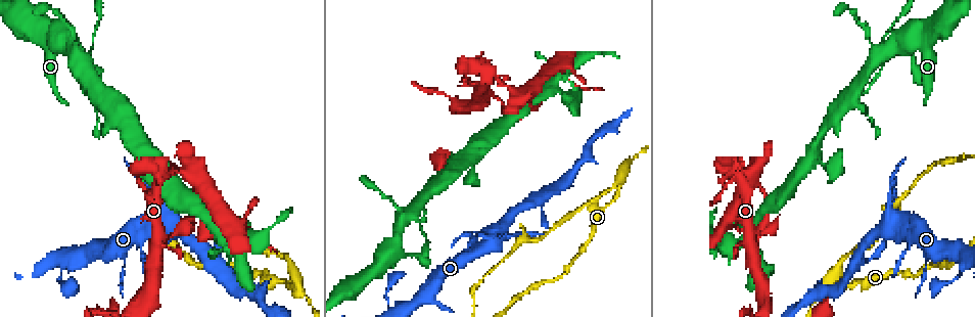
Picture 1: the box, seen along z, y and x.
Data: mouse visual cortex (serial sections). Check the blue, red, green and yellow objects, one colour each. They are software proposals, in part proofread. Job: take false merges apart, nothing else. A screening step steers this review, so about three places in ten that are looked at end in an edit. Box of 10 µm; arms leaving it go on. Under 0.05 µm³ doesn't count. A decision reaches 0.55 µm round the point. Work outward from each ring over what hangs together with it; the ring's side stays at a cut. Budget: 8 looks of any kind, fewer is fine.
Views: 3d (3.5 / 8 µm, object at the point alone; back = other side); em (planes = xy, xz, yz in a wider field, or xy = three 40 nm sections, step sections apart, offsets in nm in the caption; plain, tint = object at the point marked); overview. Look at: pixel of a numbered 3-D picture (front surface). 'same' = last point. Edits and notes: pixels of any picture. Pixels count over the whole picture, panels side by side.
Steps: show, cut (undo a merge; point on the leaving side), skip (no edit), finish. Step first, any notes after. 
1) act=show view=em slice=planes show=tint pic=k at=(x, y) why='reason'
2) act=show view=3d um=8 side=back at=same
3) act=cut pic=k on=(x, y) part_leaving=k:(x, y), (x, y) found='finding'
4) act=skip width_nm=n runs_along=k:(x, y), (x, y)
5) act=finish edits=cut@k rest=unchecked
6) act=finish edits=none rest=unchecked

act=show view=3d um=3.5 pic=1 at=(489, 232) why='abrupt turn'

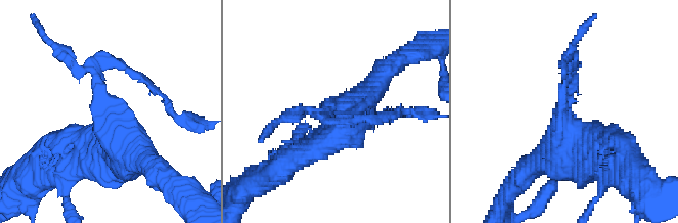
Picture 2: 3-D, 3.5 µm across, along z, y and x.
act=show view=em slice=xy step=5 show=tint pic=2 at=(562, 102) why='need the tissue'

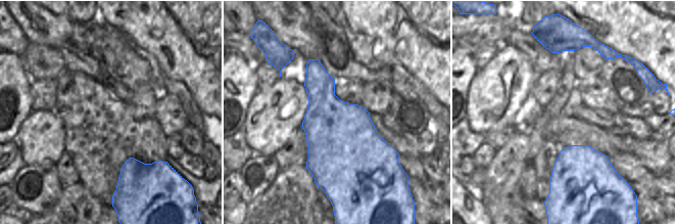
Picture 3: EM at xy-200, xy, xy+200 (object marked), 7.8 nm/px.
act=skip width_nm=550 runs_along=2:(110, 151), (97, 70), (126, 67) found='continuous, no second cell'

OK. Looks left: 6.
act=show view=3d um=3.5 pic=1 at=(488, 78) why='two arms in line, one across'

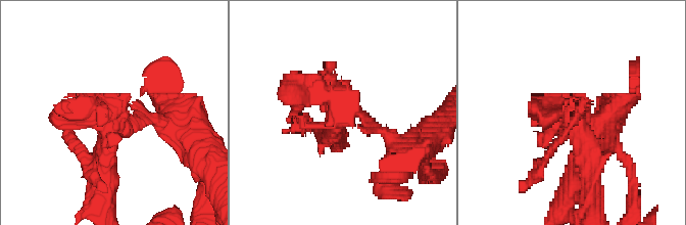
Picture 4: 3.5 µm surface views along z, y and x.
act=show view=em slice=xy step=5 show=tint pic=4 at=(116, 120) why='now the EM'

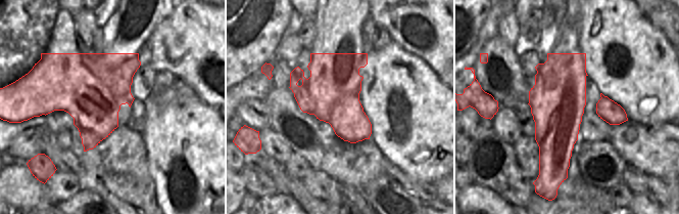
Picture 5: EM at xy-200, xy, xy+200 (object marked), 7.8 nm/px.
act=cut pic=4 on=(76, 125) border=5:(337, 71), (343, 96), (329, 122) found='a second cell is stuck on'

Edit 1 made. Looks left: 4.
act=show view=overview why='see it whole again'

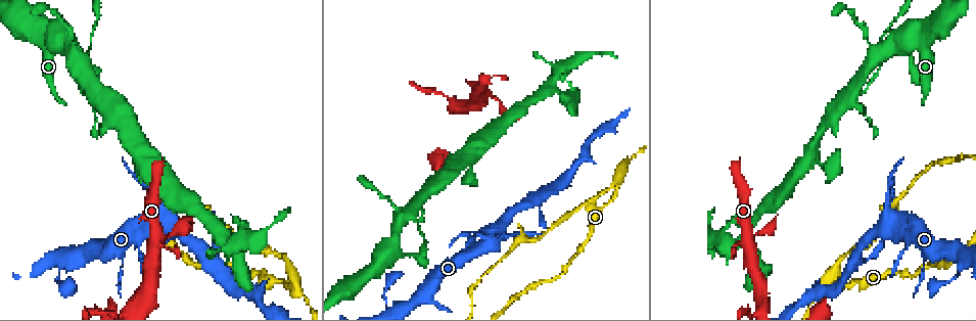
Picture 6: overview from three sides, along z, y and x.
act=show view=3d um=8 pic=6 at=(498, 99) why='sharp bend'

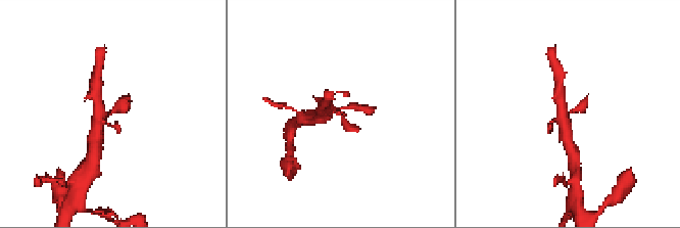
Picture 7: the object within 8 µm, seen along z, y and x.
act=show view=em slice=xy step=3 show=tint at=same

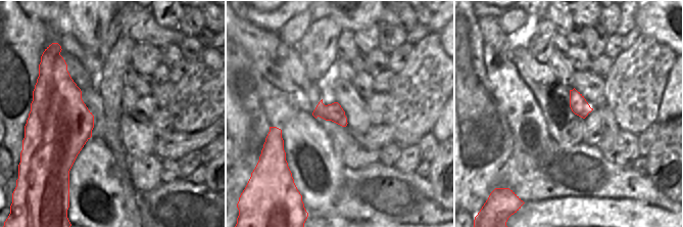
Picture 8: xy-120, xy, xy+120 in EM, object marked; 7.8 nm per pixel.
act=skip runs_along=7:(326, 103), (355, 130) found='continuous, no second cell'

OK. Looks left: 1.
act=finish edits=cut@4 rest=unchecked

